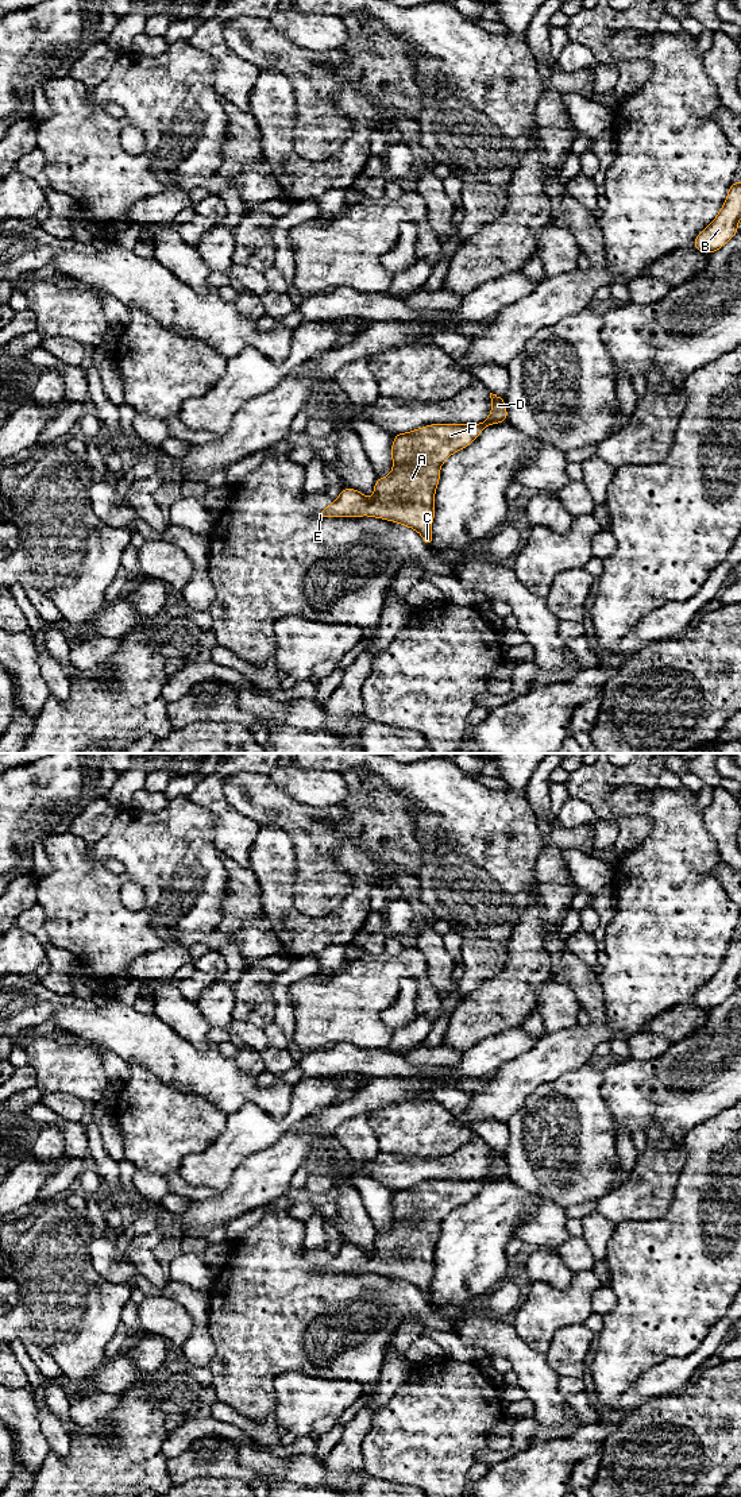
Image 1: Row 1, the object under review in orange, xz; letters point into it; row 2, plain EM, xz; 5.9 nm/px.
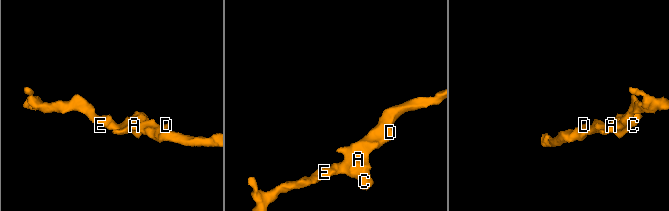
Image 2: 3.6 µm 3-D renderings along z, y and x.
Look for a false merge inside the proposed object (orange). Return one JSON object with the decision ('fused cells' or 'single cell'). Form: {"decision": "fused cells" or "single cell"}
{"decision": "single cell"}

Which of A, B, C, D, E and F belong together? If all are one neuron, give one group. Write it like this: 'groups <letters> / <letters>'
groups A B C D E F

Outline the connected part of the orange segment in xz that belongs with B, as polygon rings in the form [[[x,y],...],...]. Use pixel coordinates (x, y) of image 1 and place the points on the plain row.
[[[733,938],[718,972],[694,995],[694,1003],[706,1010],[719,1006],[738,988],[740,975],[741,938]]]

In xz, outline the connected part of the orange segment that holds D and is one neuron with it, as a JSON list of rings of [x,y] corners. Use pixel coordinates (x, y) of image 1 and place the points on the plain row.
[[[490,1149],[493,1165],[481,1180],[432,1180],[406,1189],[397,1189],[391,1200],[393,1227],[377,1234],[374,1250],[368,1255],[363,1249],[346,1243],[340,1251],[317,1273],[362,1273],[370,1272],[402,1280],[417,1286],[427,1303],[433,1300],[431,1282],[435,1274],[435,1249],[440,1236],[441,1220],[455,1208],[468,1203],[482,1187],[507,1176],[505,1154]]]

